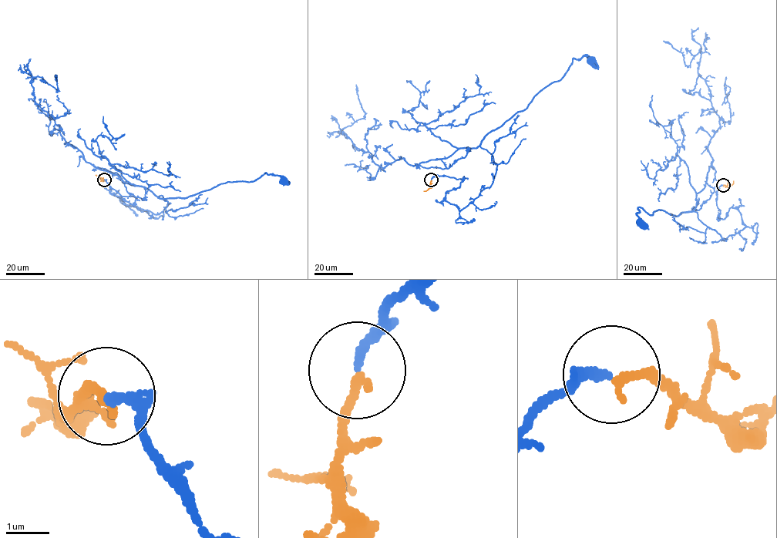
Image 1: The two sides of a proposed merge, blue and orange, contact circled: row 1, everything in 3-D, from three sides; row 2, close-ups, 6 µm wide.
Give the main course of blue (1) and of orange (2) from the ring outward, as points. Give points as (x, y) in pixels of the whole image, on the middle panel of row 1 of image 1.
1: (431, 180), (463, 177), (445, 198), (459, 210), (472, 202), (497, 166), (482, 140), (573, 58), (590, 59)
2: (431, 180), (428, 189), (424, 191)

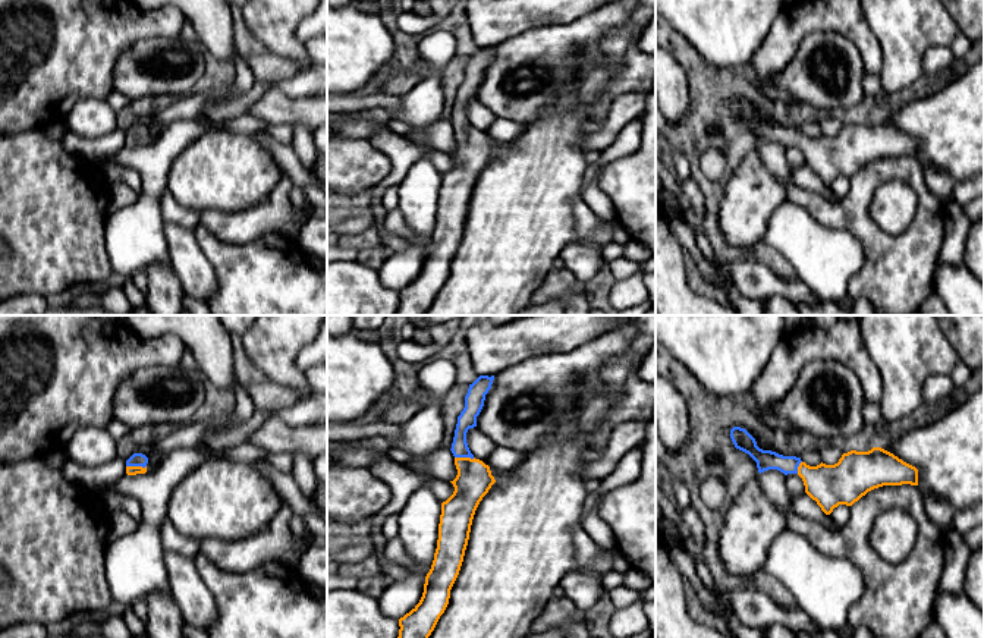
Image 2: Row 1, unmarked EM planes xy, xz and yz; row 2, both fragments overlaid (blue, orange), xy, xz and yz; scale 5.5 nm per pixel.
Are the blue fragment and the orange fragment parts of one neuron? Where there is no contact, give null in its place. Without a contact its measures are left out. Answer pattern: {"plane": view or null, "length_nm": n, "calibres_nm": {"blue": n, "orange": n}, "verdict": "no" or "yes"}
{"plane": "xy", "length_nm": 110, "calibres_nm": {"blue": 80, "orange": 50}, "verdict": "yes"}

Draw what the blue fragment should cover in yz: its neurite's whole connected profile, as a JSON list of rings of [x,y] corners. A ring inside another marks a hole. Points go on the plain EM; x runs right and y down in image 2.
[[[733,98],[730,110],[736,120],[757,133],[760,145],[768,141],[777,141],[785,147],[798,145],[805,164],[826,186],[839,176],[852,177],[868,163],[883,157],[918,157],[918,141],[881,119],[868,123],[851,122],[834,136],[821,133],[809,138],[801,129],[760,120],[745,100]]]

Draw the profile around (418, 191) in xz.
[[[428,155],[419,158],[397,185],[399,210],[415,238],[406,239],[405,248],[380,267],[386,287],[399,292],[419,274],[437,220],[440,186],[441,173]]]

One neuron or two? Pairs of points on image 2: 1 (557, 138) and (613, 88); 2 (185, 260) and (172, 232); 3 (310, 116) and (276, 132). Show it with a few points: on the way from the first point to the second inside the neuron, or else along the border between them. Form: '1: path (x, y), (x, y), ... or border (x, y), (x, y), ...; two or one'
1: border (606, 84), (593, 100), (581, 107), (588, 118); two
2: path (185, 252), (179, 239); one
3: border (269, 123), (288, 123), (291, 126); two

